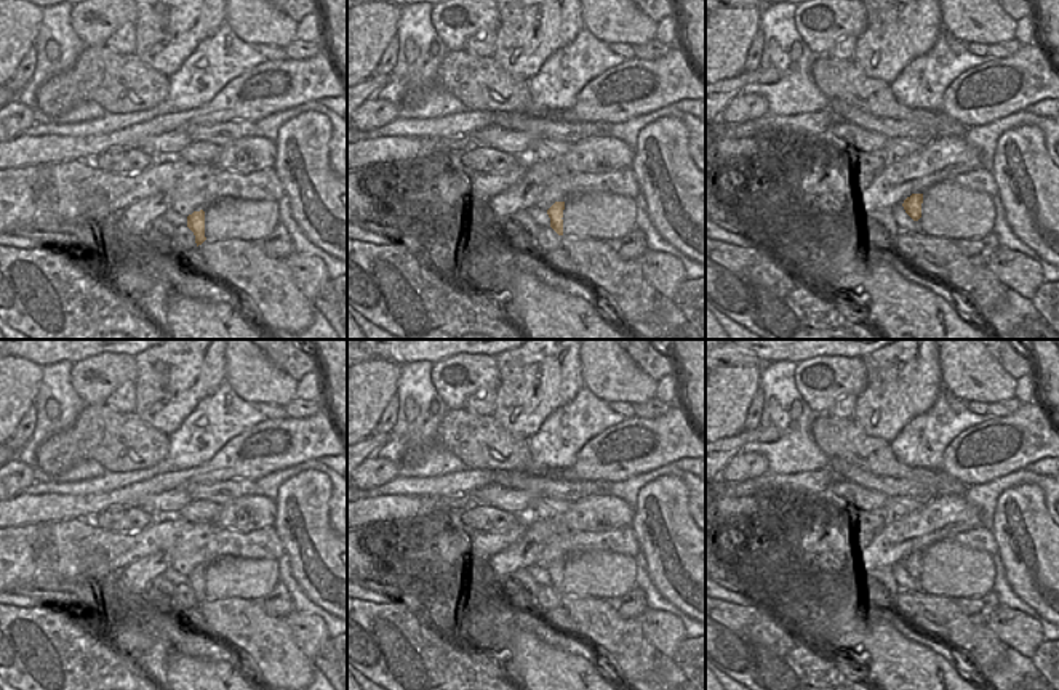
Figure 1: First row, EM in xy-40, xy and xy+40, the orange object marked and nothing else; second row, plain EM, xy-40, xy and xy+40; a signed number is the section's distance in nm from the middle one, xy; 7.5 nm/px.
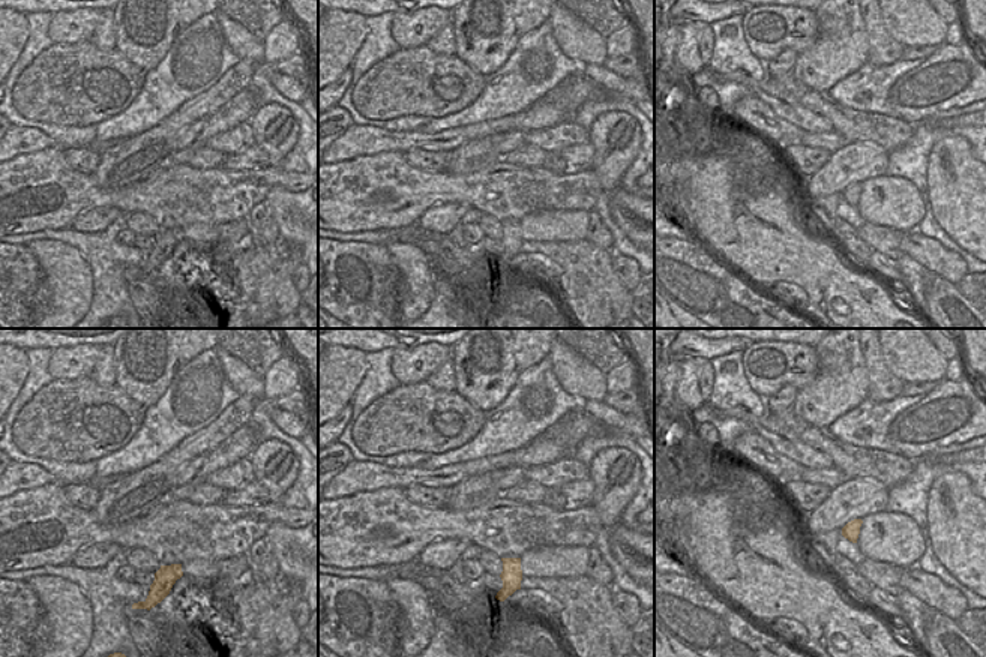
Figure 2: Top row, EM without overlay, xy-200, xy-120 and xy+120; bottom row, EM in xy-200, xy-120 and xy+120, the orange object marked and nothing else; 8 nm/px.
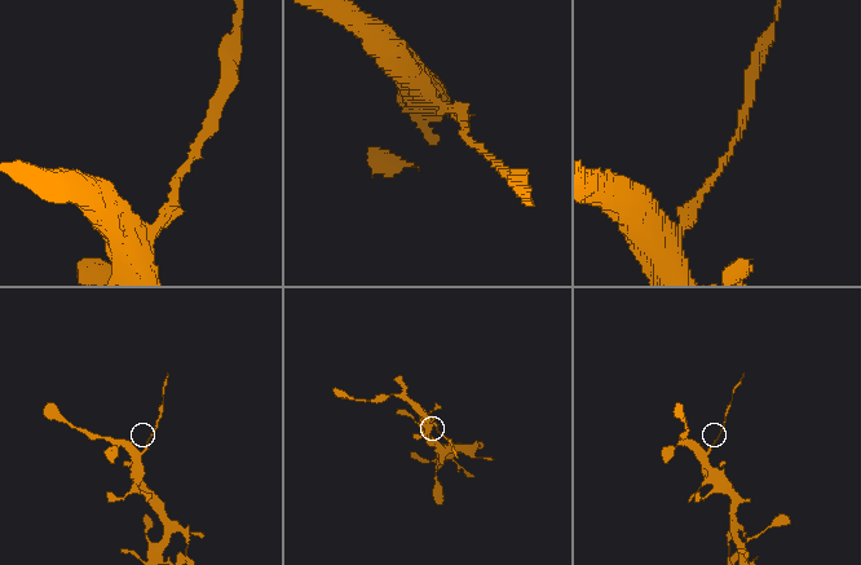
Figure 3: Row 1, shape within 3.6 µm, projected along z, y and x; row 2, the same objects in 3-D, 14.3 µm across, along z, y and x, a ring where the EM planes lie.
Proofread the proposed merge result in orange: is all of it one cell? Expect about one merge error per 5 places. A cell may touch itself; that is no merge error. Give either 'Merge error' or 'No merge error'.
Merge error

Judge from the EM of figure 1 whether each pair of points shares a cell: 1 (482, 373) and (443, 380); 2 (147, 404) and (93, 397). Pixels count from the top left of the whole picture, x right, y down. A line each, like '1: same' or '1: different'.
1: same
2: different

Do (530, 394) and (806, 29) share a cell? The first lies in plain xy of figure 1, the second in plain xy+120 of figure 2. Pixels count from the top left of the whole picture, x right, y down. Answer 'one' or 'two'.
two

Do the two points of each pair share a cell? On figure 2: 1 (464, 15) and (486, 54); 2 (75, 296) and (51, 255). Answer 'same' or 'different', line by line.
1: same
2: same

